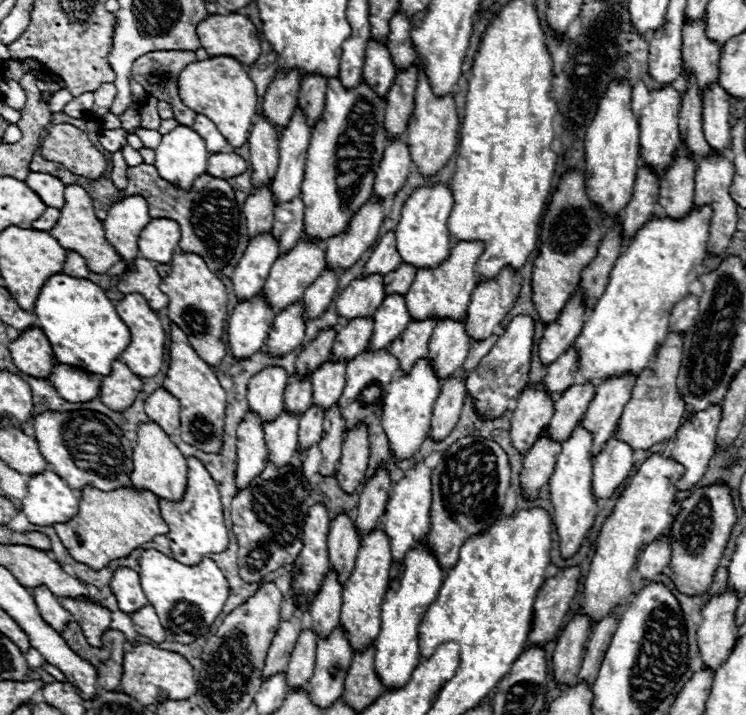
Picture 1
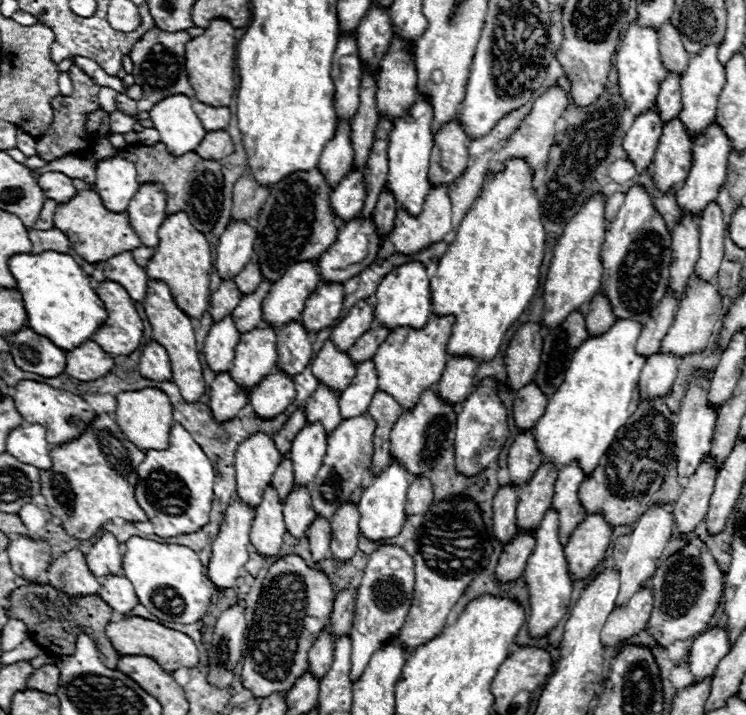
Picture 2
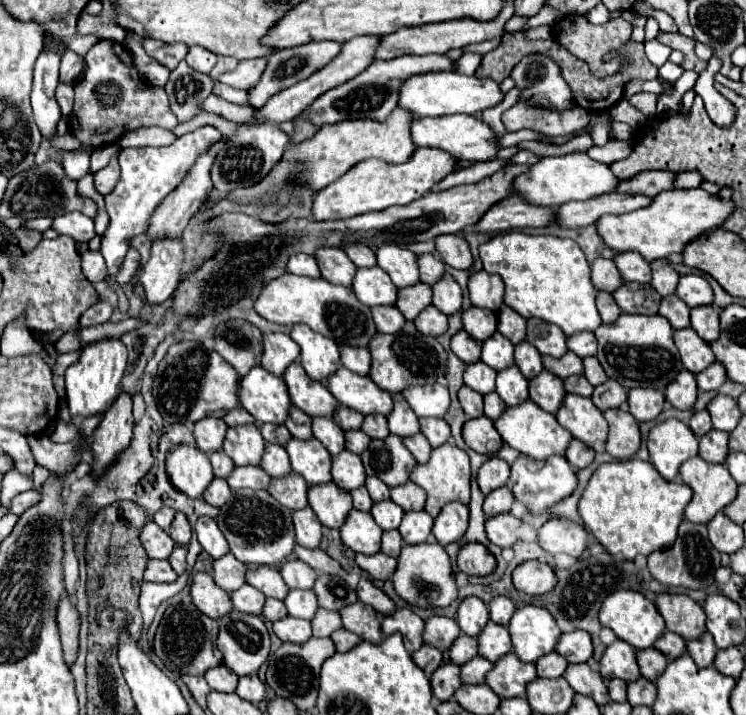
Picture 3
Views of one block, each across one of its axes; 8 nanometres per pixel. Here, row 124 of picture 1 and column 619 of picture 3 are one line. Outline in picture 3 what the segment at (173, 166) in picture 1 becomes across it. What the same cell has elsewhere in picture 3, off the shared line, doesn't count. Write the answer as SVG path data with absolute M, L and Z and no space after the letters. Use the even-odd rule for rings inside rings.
M574 152L574 154L564 154L556 158L542 158L538 164L530 166L526 174L520 174L514 180L514 192L524 196L528 202L536 206L562 206L570 200L586 200L586 198L596 198L602 194L616 192L620 178L614 176L610 166L592 160L586 152Z

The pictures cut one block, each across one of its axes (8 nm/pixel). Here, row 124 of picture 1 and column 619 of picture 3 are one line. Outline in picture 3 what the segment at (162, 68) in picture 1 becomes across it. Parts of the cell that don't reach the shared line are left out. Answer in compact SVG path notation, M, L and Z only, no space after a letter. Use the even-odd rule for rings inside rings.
M642 172L638 178L622 180L618 186L618 192L640 192L648 196L658 196L662 190L672 190L674 188L674 172Z

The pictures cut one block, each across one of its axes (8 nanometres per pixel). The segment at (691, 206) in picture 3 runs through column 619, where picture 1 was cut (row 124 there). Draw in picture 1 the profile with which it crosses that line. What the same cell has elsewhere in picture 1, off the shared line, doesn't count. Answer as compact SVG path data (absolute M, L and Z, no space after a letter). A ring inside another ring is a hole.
M214 56L208 60L196 60L188 64L178 78L180 98L196 114L206 114L222 132L222 136L234 146L242 146L248 140L254 116L258 112L258 96L252 78L246 68L232 56Z

